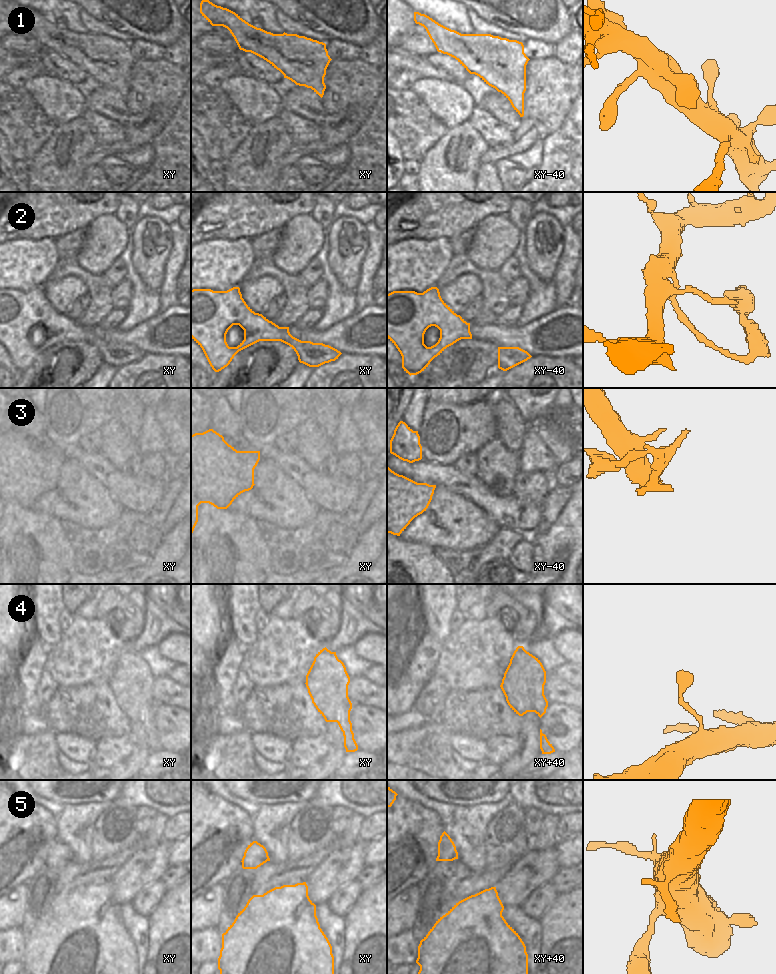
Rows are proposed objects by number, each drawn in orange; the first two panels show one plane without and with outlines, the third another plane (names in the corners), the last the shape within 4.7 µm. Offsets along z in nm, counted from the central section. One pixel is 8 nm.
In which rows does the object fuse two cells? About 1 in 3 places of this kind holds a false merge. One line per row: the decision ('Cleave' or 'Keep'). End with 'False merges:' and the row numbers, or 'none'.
1: Keep
2: Keep
3: Cleave
4: Keep
5: Keep
False merges: 3.

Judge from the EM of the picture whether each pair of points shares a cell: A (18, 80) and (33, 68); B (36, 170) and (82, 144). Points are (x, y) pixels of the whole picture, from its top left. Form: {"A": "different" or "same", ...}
{"A": "same", "B": "same"}

